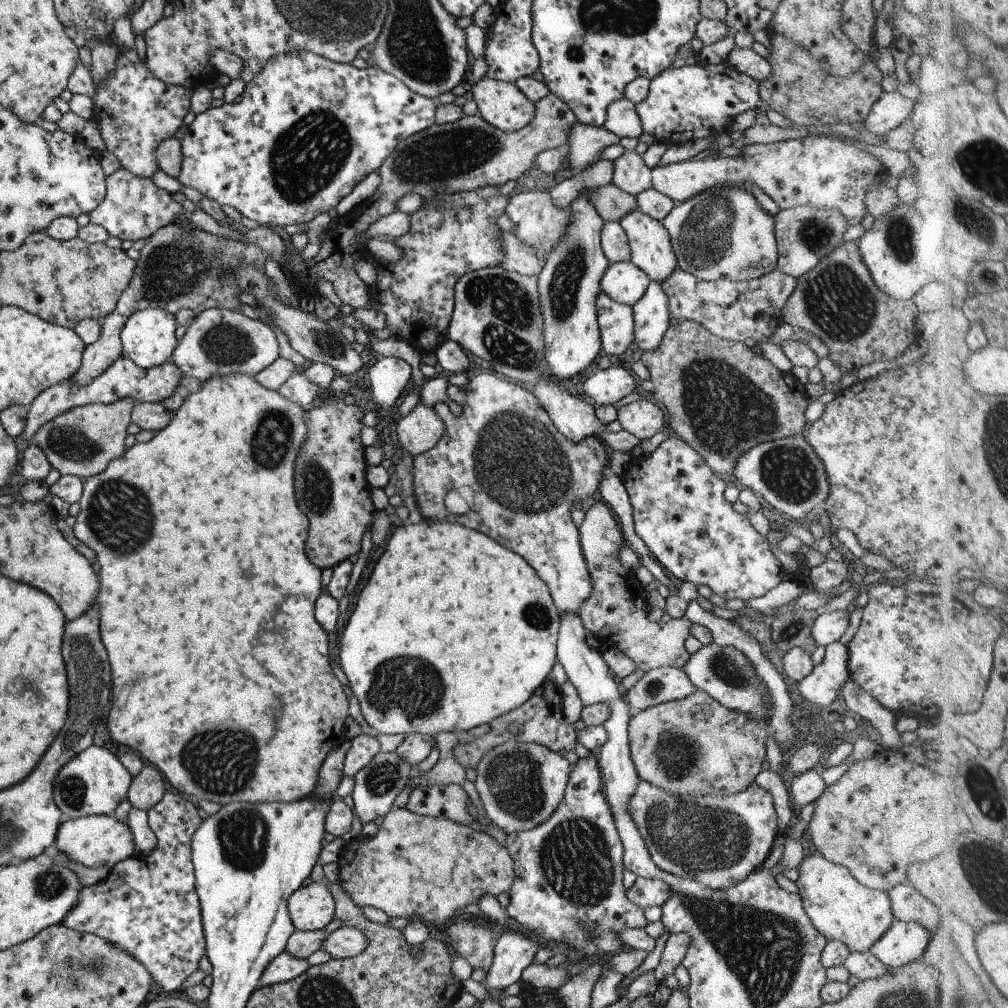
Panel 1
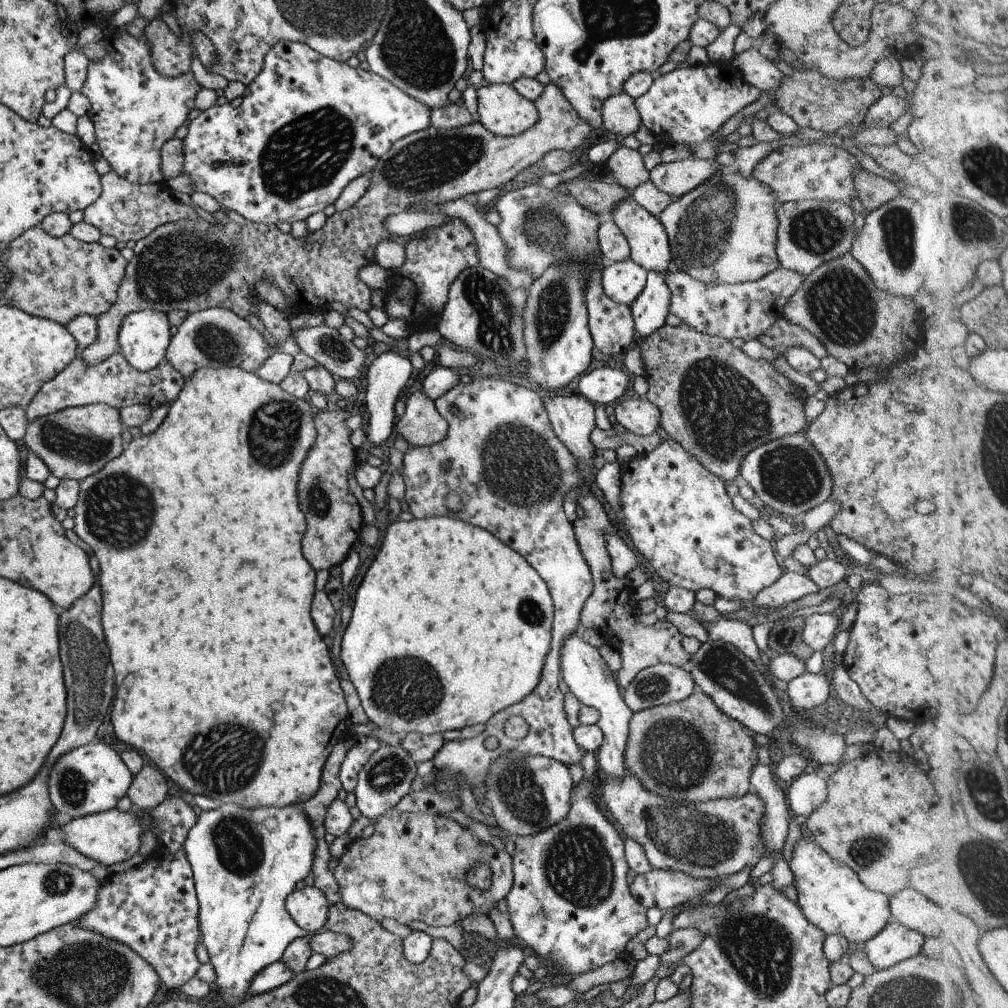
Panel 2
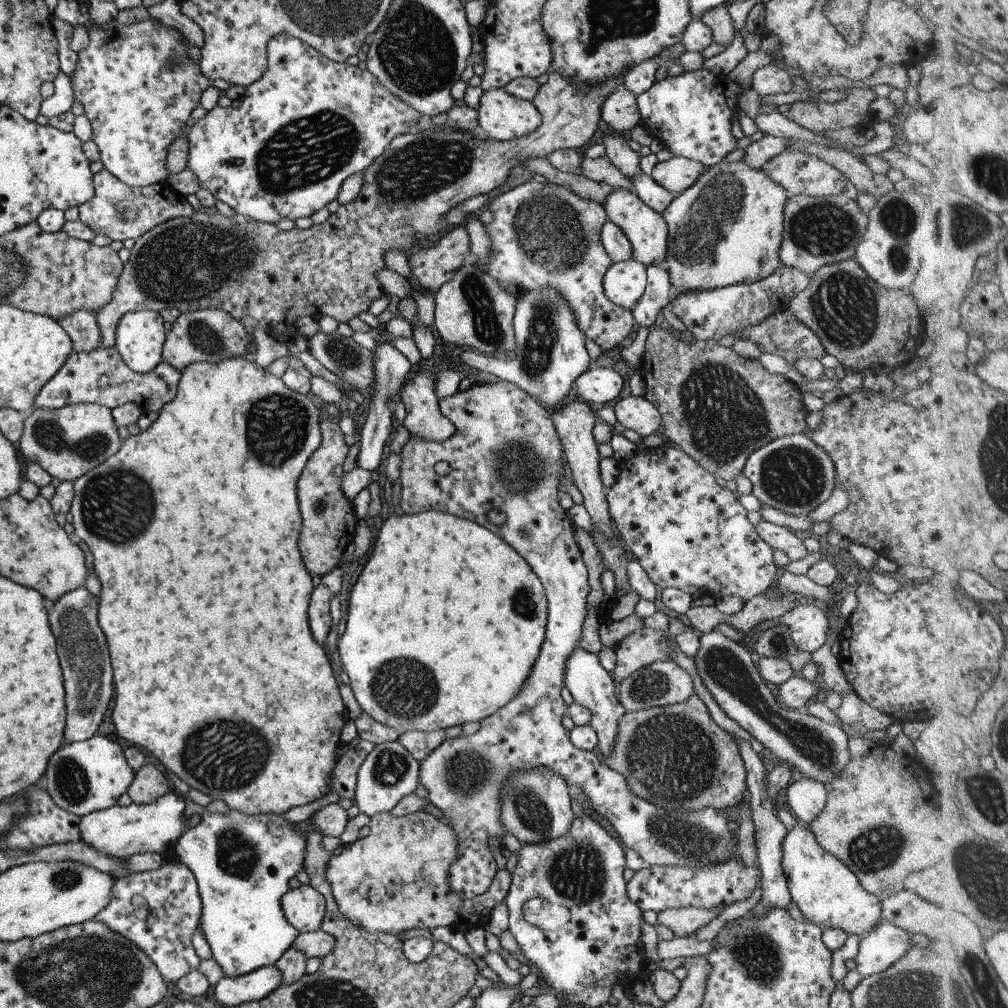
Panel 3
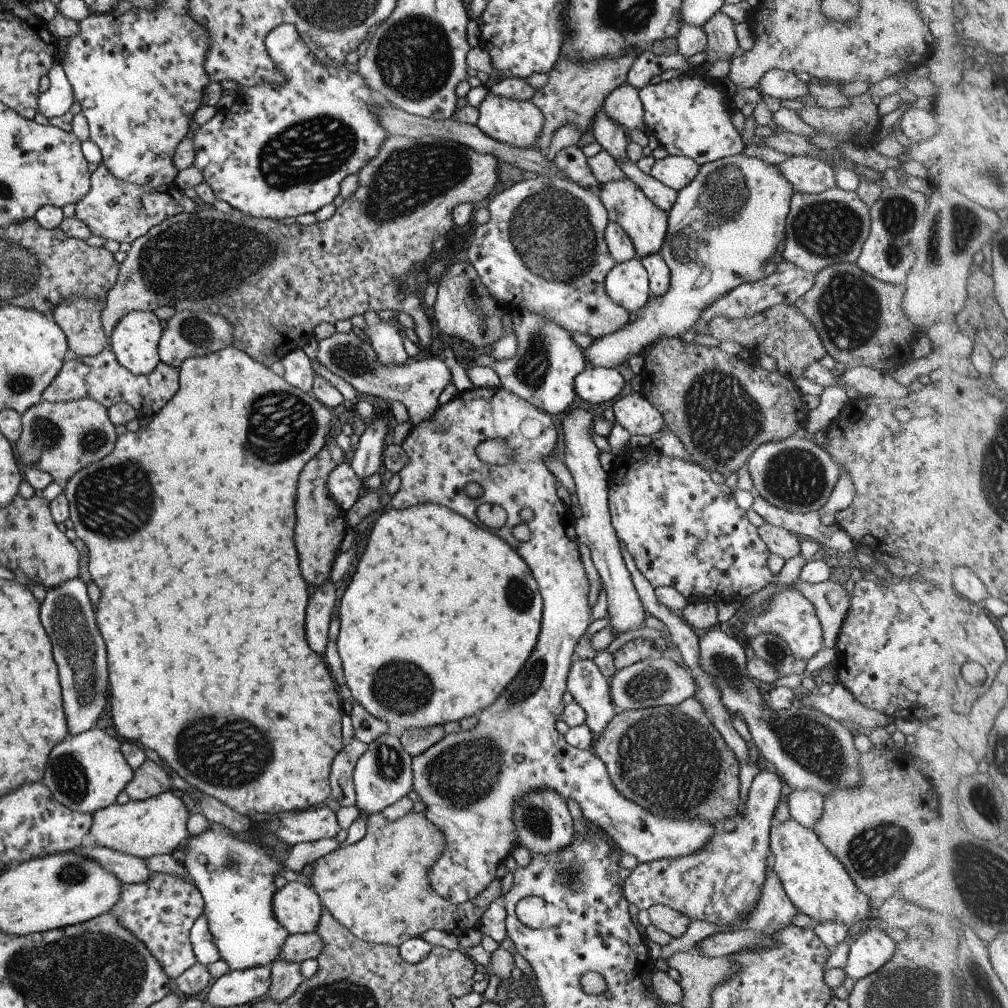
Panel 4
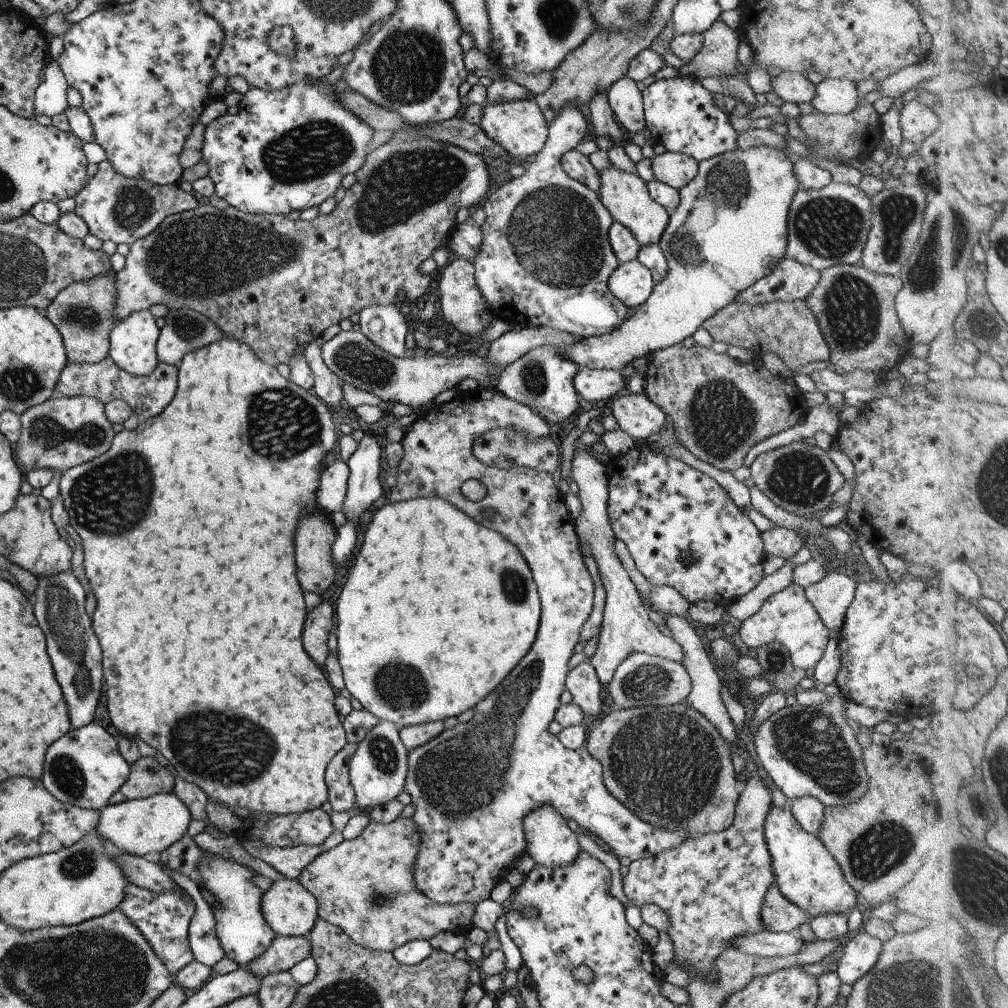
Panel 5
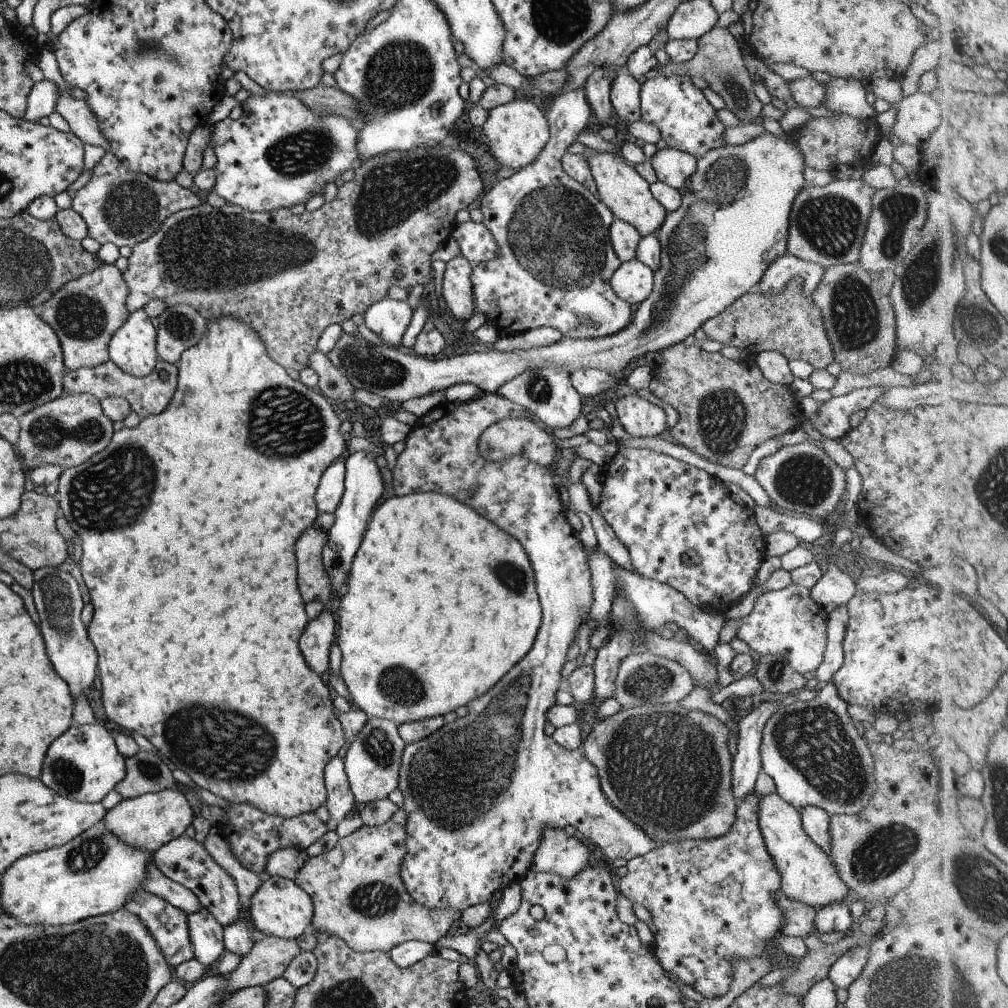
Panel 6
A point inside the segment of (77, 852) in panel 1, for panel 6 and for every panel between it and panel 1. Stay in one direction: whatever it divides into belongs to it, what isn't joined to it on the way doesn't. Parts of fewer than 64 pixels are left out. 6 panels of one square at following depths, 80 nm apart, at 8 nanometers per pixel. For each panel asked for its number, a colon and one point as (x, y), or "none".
2: (110, 837)
3: (120, 832)
4: (154, 827)
5: (136, 826)
6: (146, 822)

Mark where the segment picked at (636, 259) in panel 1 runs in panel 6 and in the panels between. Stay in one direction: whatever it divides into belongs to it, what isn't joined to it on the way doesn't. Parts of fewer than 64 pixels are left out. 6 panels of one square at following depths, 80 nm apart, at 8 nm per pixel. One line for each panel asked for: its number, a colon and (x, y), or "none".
2: (648, 244)
3: (645, 229)
4: (625, 204)
5: (624, 195)
6: (618, 186)

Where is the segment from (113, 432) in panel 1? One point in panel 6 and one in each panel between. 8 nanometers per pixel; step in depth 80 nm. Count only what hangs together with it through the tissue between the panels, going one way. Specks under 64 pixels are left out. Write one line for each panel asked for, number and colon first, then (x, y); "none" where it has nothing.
2: (73, 443)
3: (66, 442)
4: (61, 438)
5: (60, 433)
6: (66, 431)

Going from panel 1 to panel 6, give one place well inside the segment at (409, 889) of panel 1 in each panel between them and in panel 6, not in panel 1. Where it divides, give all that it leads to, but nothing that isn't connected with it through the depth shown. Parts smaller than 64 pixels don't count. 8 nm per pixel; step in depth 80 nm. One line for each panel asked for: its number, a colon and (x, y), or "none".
2: (412, 868)
3: (395, 878)
4: (378, 888)
5: (365, 886)
6: (357, 894)

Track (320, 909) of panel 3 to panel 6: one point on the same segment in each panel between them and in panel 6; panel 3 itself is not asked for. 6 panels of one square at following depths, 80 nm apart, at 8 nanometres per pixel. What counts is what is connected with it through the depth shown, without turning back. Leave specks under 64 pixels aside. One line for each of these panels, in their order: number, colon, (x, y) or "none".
4: (296, 906)
5: (290, 910)
6: (279, 908)

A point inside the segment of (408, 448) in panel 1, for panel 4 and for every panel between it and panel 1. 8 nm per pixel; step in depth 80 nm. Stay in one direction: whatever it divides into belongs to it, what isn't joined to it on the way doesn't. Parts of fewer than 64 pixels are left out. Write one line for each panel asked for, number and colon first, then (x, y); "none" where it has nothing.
2: (420, 425)
3: (422, 419)
4: (417, 383)

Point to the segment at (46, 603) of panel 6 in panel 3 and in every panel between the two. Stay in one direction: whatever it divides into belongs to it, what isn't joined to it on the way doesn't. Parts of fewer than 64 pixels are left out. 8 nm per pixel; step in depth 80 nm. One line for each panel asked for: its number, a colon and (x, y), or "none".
3: (87, 677)
4: (65, 612)
5: (74, 651)

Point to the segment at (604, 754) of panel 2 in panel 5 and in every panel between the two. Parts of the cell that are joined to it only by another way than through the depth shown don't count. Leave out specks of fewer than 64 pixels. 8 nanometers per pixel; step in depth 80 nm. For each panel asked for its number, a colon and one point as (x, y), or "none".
3: (589, 684)
4: (588, 687)
5: (581, 682)

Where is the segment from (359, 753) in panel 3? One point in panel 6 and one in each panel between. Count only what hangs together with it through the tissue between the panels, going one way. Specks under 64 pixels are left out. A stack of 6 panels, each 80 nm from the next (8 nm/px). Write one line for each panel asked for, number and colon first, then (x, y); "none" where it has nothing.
4: (341, 785)
5: (340, 794)
6: (339, 800)

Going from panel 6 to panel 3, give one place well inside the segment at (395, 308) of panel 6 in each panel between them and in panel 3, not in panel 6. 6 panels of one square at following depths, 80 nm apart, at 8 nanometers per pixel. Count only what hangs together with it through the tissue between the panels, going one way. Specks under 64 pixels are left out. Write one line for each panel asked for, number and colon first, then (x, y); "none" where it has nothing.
3: (390, 368)
4: (385, 338)
5: (384, 326)

